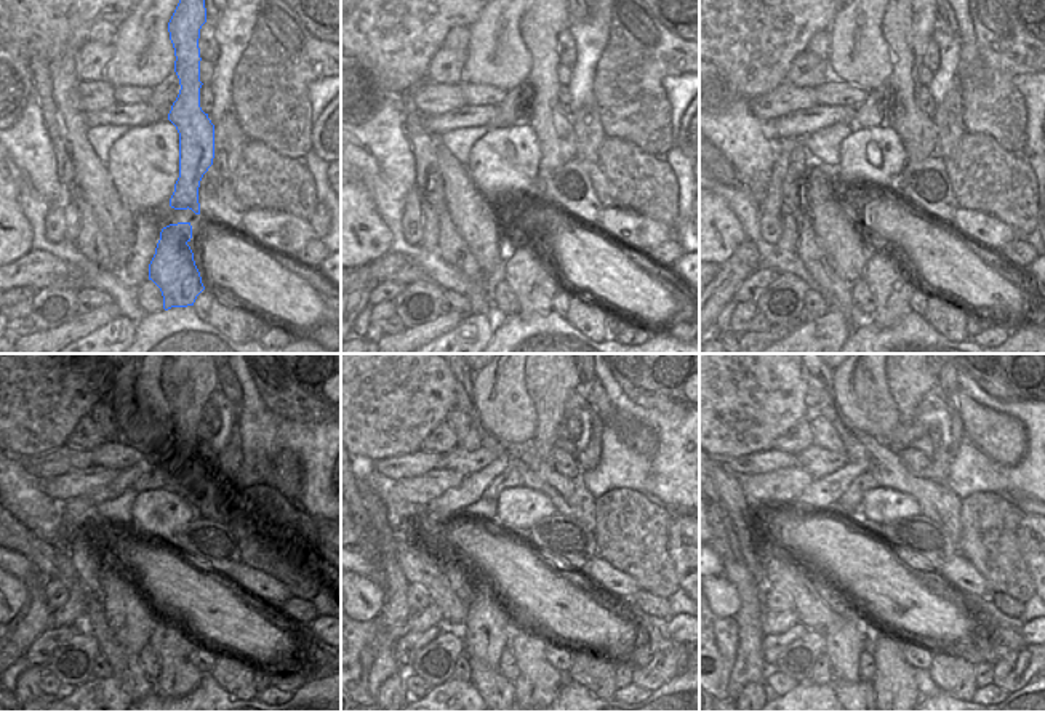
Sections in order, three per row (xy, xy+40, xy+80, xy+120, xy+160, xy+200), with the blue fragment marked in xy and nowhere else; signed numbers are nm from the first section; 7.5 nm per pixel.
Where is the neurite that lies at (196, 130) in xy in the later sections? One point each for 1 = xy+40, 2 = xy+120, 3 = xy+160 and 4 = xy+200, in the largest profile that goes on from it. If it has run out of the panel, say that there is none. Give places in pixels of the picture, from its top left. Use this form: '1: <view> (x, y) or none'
1: xy+40 (540, 28)
2: xy+120 (188, 386)
3: xy+160 (549, 386)
4: xy+200 (908, 386)

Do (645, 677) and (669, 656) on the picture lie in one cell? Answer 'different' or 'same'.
same

